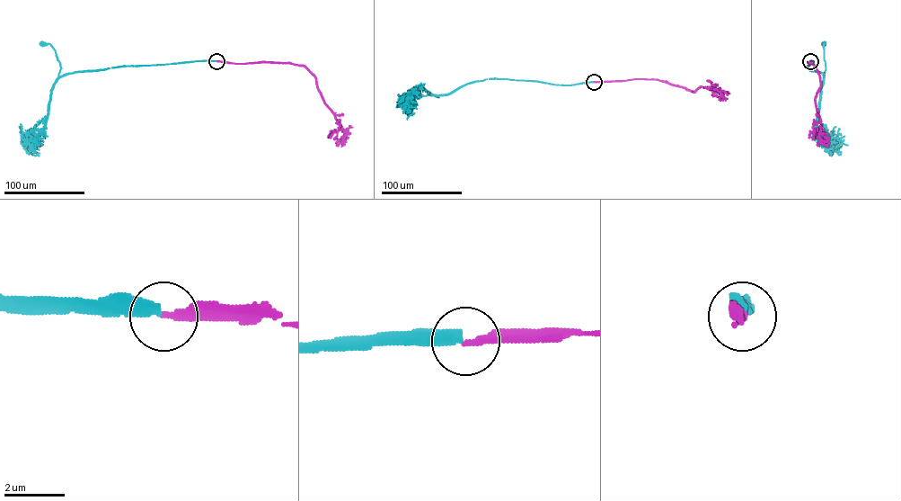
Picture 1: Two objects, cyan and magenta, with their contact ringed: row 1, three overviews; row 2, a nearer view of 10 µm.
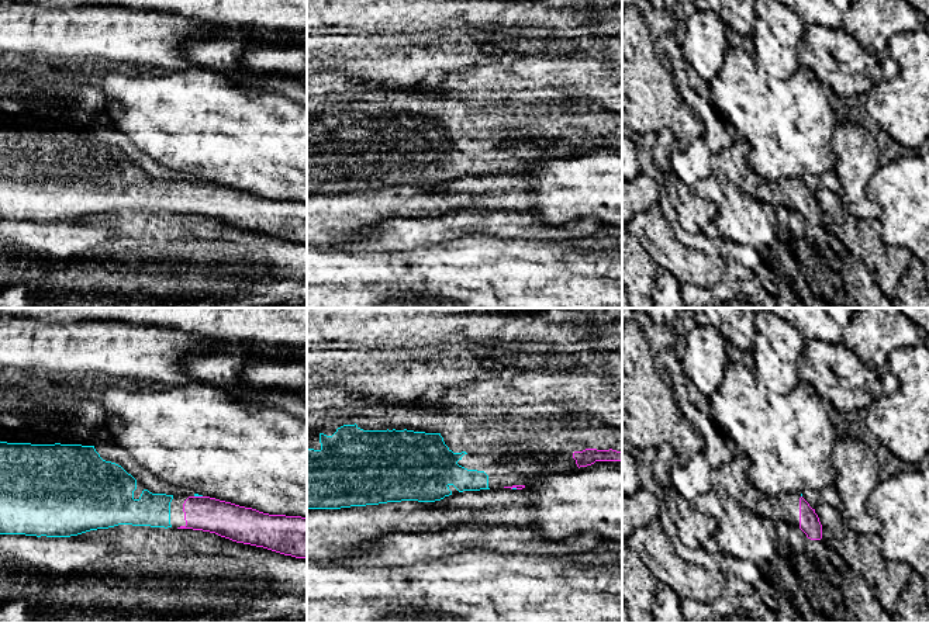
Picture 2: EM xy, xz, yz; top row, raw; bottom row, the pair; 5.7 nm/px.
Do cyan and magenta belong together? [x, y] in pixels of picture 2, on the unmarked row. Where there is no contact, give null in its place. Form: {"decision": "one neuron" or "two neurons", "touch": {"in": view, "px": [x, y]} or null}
{"decision": "one neuron", "touch": {"in": "xy", "px": [199, 180]}}

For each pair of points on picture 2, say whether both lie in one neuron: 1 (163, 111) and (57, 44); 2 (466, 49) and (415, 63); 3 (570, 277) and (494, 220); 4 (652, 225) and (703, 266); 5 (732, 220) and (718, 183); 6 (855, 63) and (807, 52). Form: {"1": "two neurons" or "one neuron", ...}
{"1": "two neurons", "2": "one neuron", "3": "two neurons", "4": "one neuron", "5": "one neuron", "6": "one neuron"}

